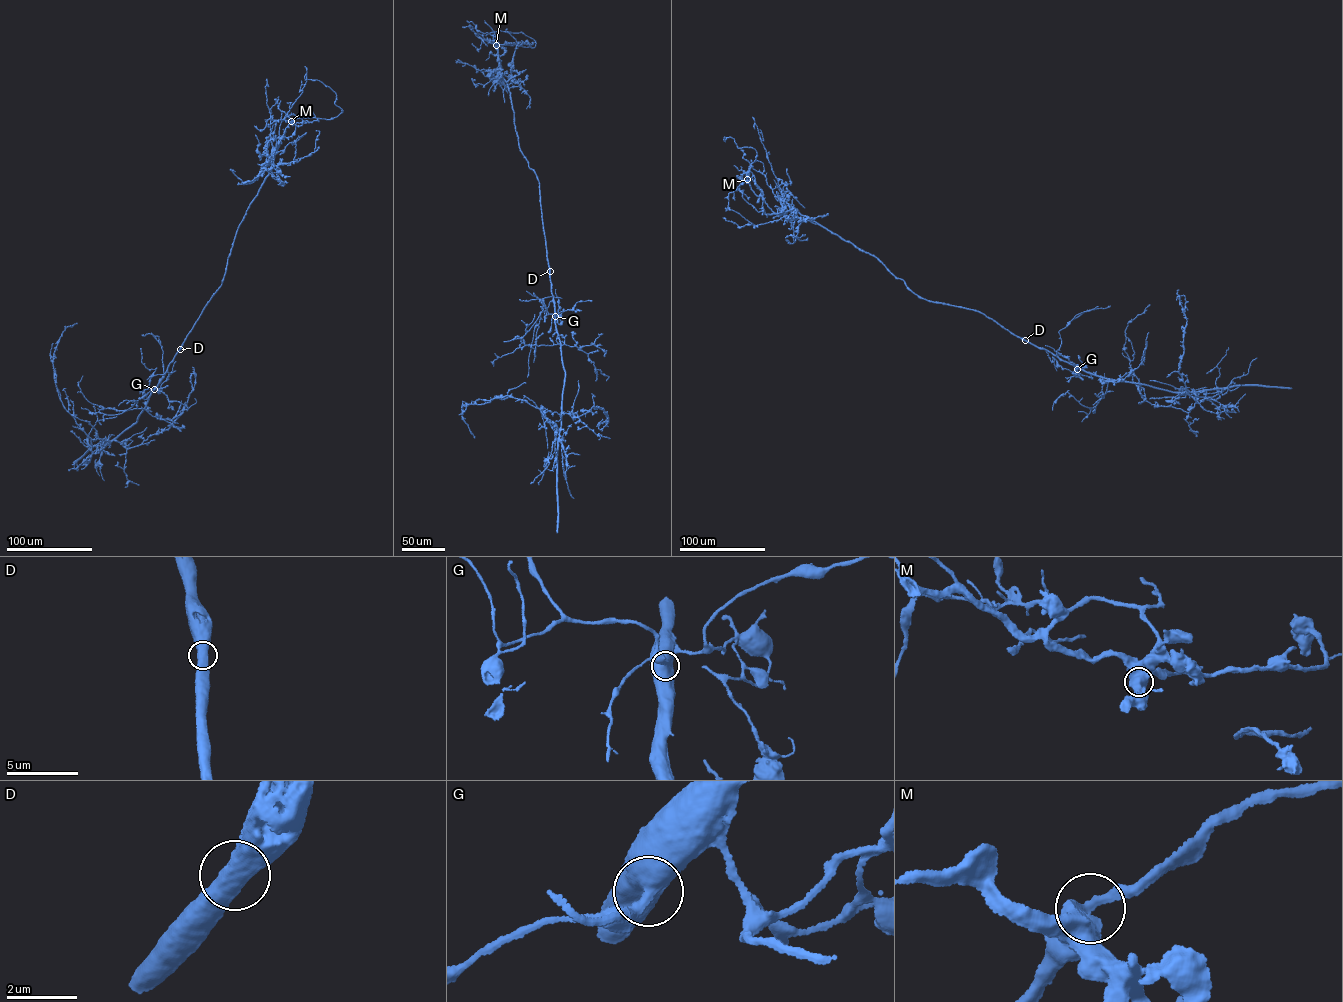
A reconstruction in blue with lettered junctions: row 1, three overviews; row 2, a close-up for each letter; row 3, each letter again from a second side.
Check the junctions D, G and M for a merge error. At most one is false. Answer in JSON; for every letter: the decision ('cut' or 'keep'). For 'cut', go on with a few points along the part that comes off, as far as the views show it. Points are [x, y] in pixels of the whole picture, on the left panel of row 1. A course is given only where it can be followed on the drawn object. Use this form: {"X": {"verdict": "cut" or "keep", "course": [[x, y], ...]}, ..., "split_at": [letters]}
{"D": {"verdict": "keep"}, "G": {"verdict": "keep"}, "M": {"verdict": "keep"}, "split_at": []}

